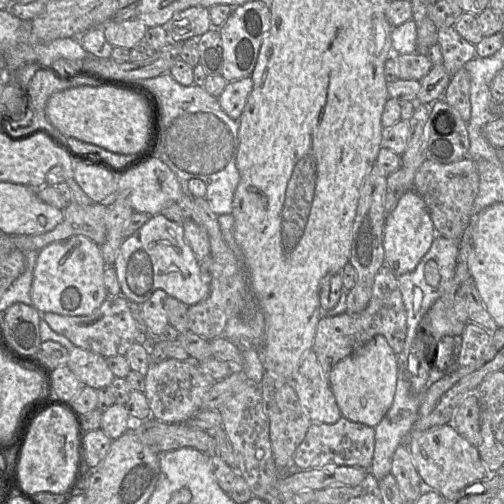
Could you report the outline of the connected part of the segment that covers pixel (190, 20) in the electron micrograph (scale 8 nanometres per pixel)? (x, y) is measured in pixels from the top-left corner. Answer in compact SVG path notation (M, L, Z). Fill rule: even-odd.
M193 6L176 12L163 27L171 42L184 42L190 38L198 38L212 27L209 9Z

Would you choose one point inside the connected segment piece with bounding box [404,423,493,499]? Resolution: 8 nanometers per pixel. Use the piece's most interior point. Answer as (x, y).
(446, 461)

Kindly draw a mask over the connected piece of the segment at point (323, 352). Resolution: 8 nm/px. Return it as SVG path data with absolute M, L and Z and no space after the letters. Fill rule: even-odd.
M383 265L375 275L371 298L362 312L356 314L345 312L333 317L323 316L319 320L312 350L317 356L325 380L329 382L331 371L341 360L353 354L376 335L384 336L394 353L399 355L406 339L406 318L397 277Z

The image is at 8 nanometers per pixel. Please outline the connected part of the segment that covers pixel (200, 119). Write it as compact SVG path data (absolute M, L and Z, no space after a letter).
M169 72L141 80L118 79L143 88L155 105L157 132L151 156L164 162L183 183L191 179L202 180L206 185L205 199L212 211L217 215L231 214L234 193L240 181L240 173L236 164L239 147L239 121L229 117L221 108L218 98L209 94L203 86L181 85Z

